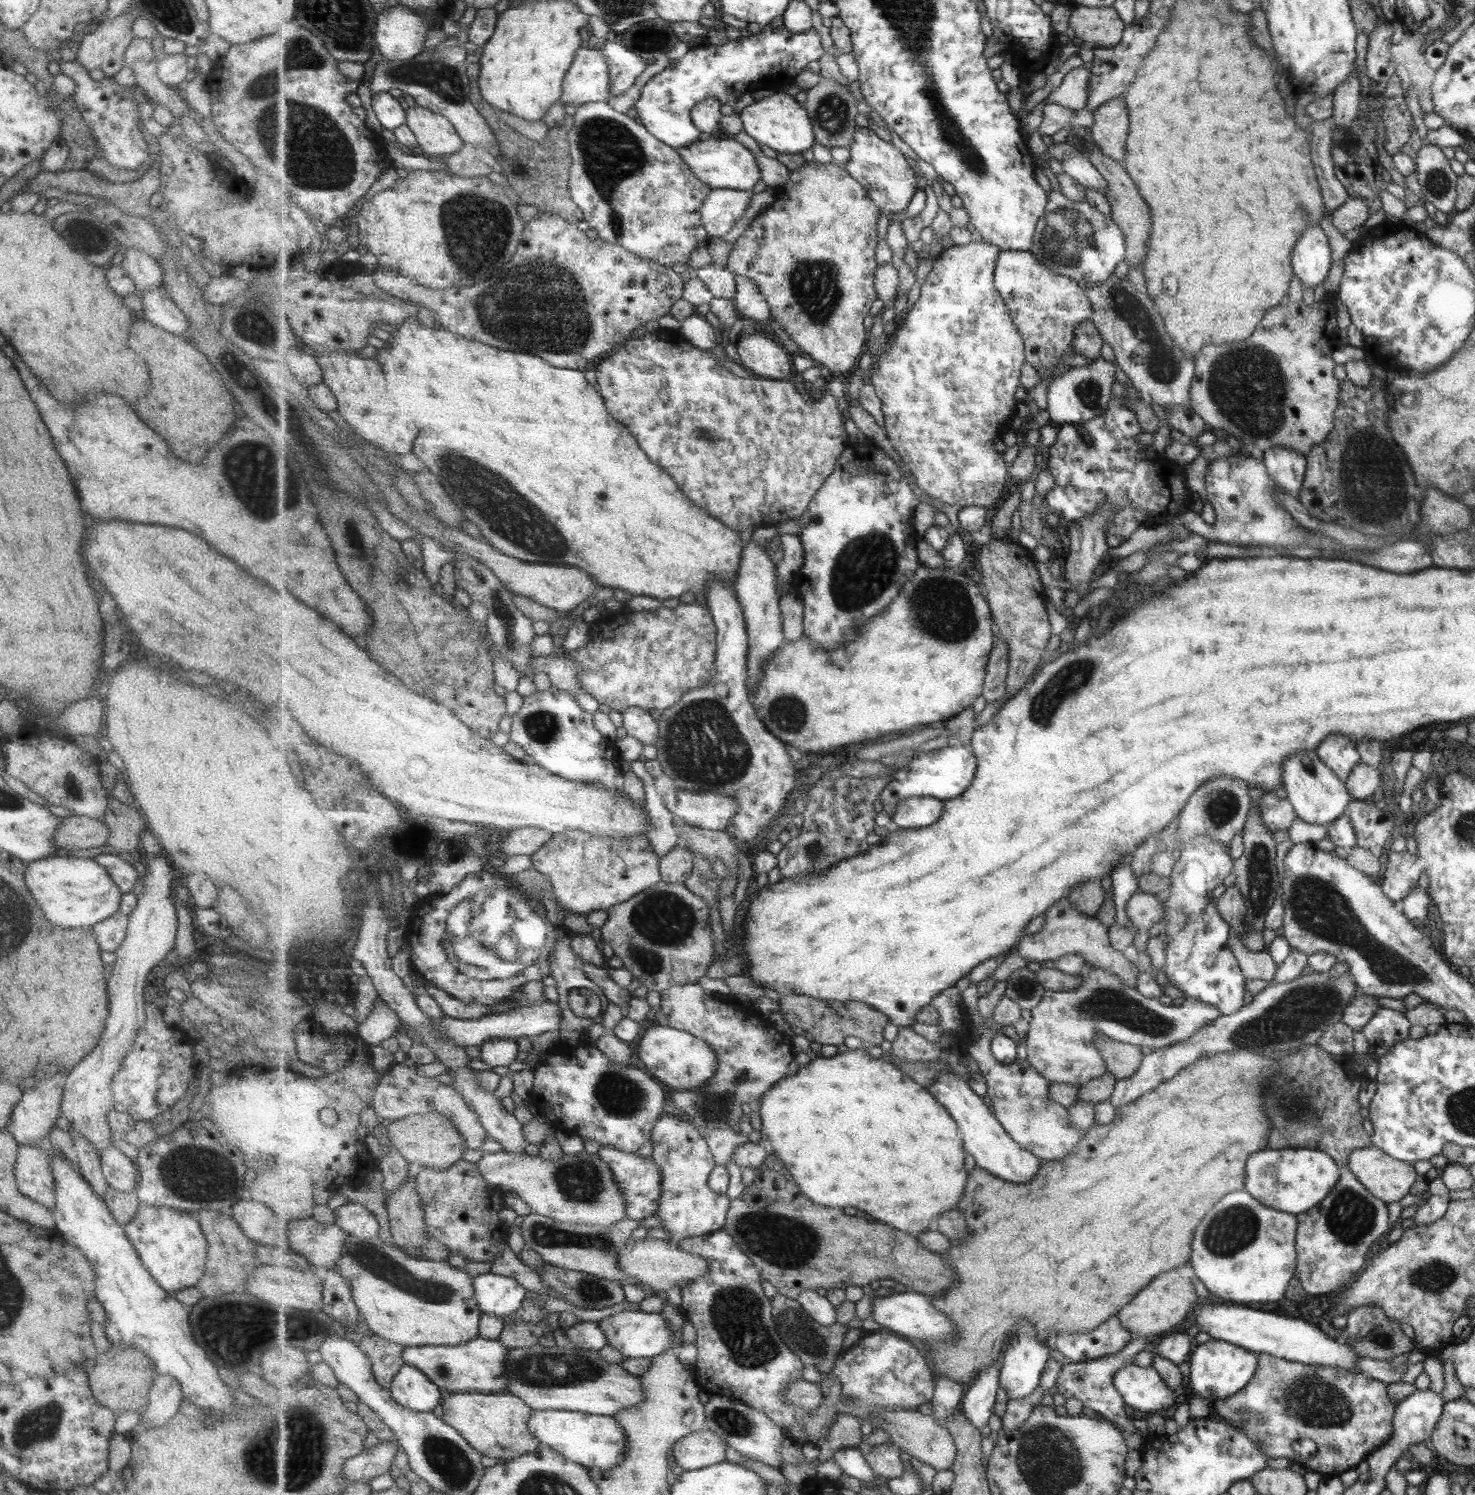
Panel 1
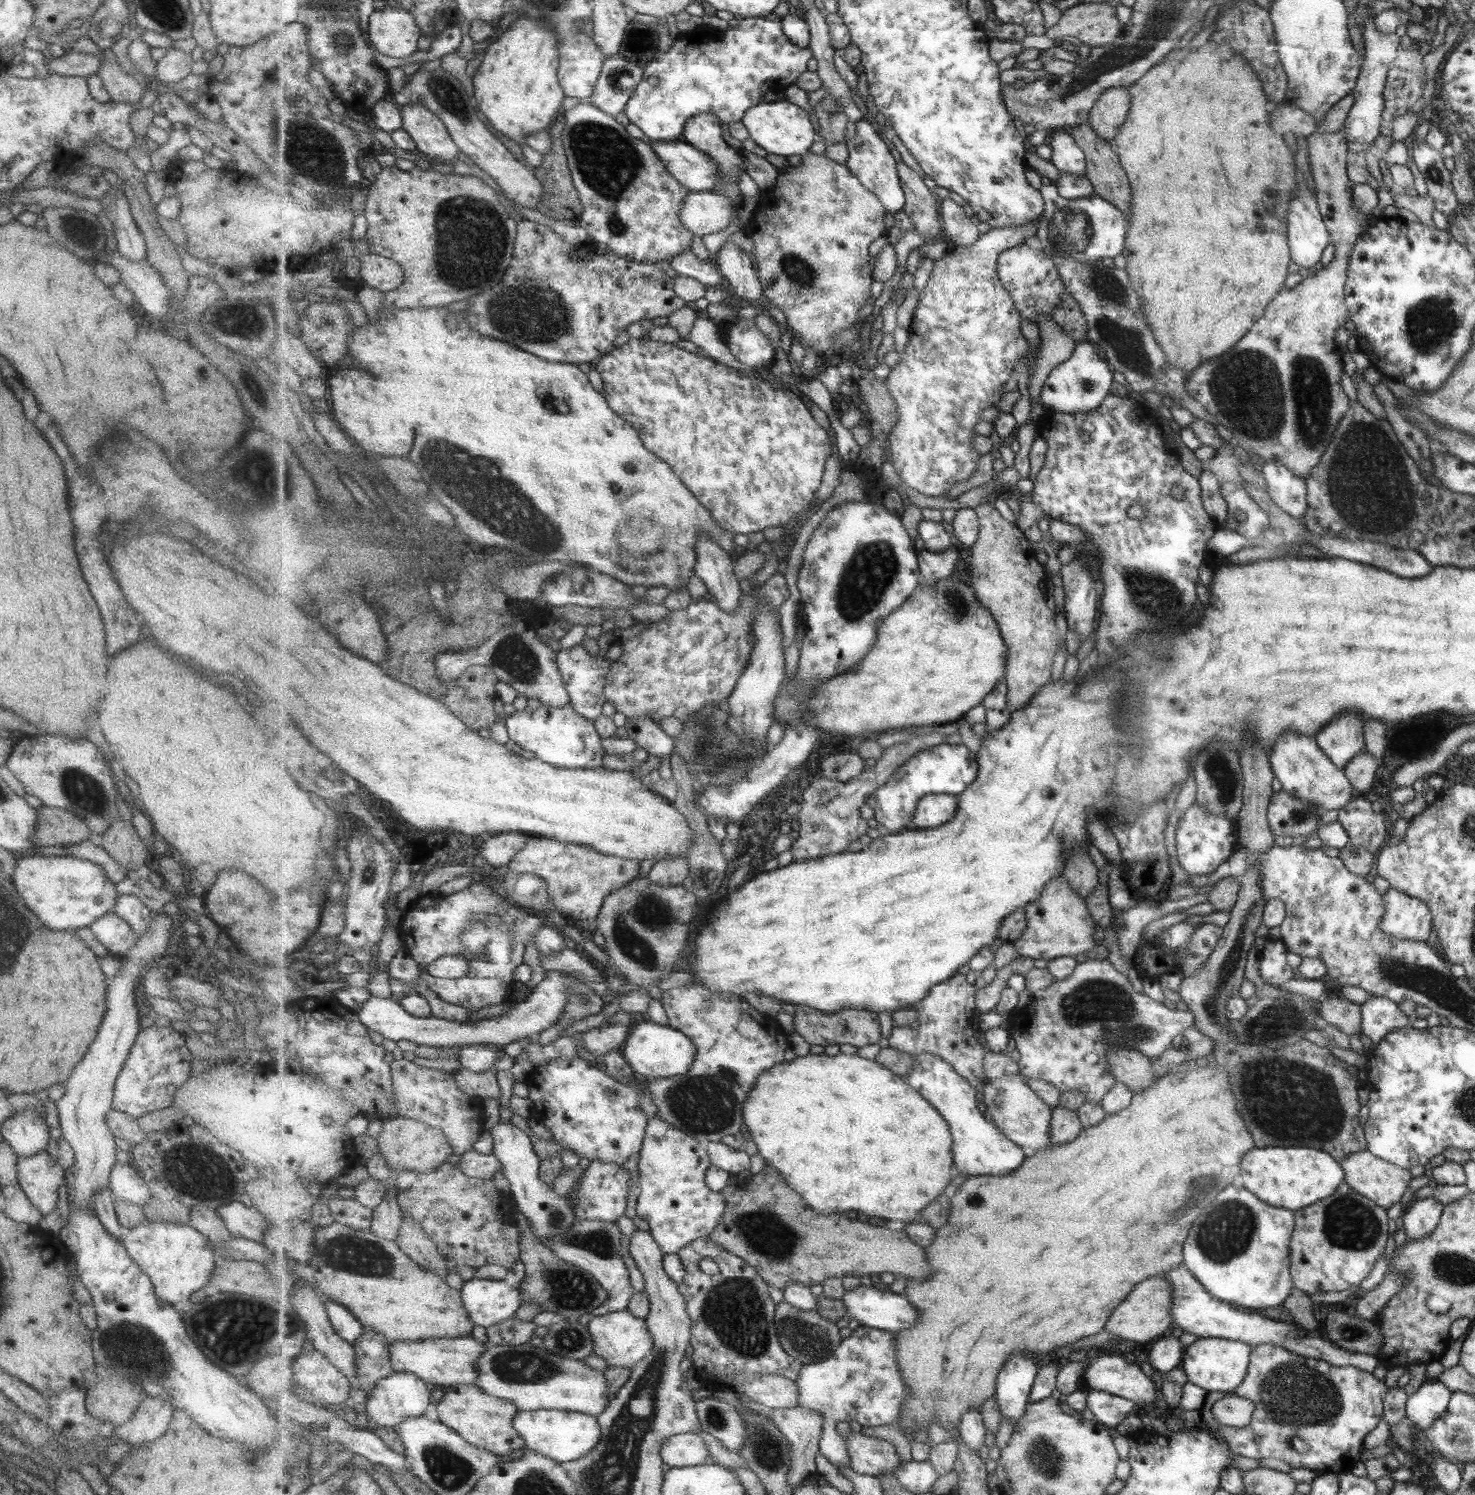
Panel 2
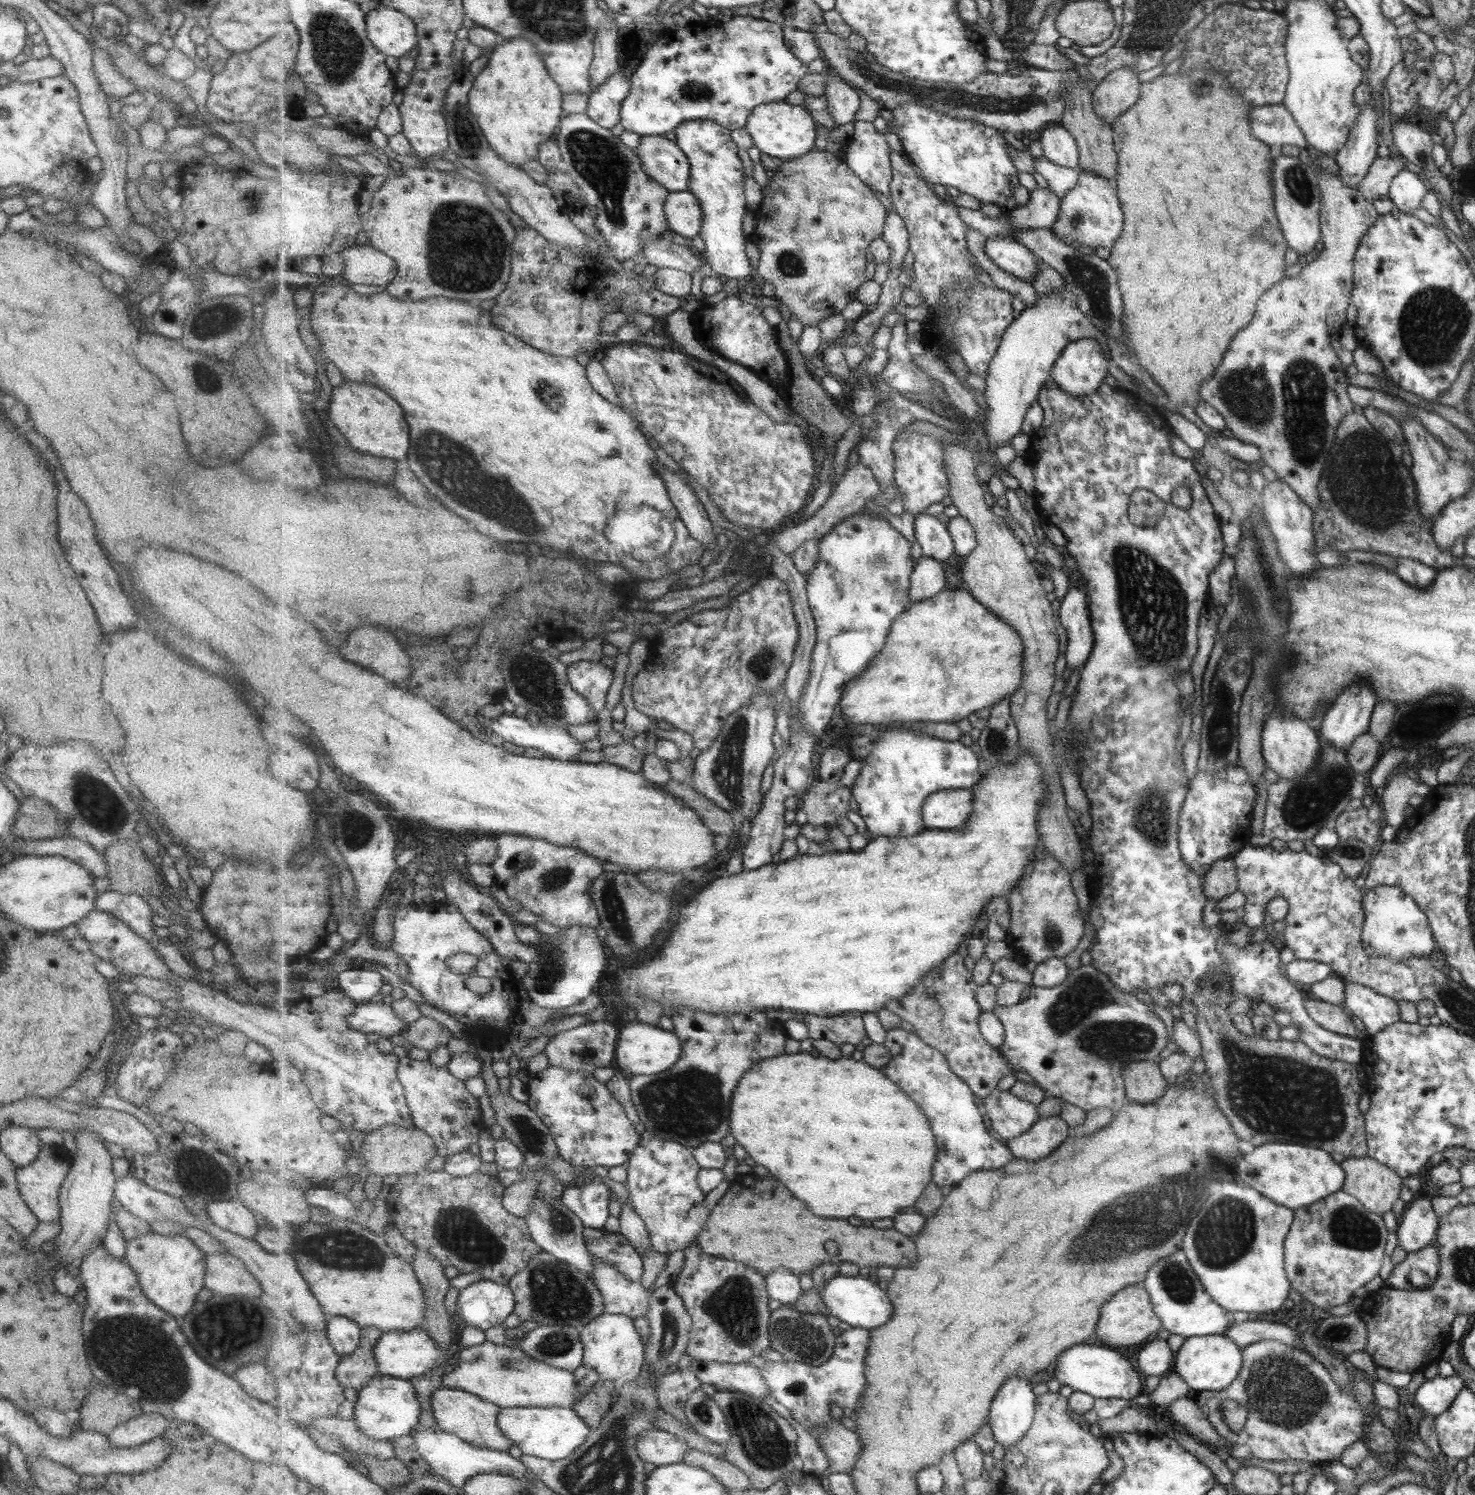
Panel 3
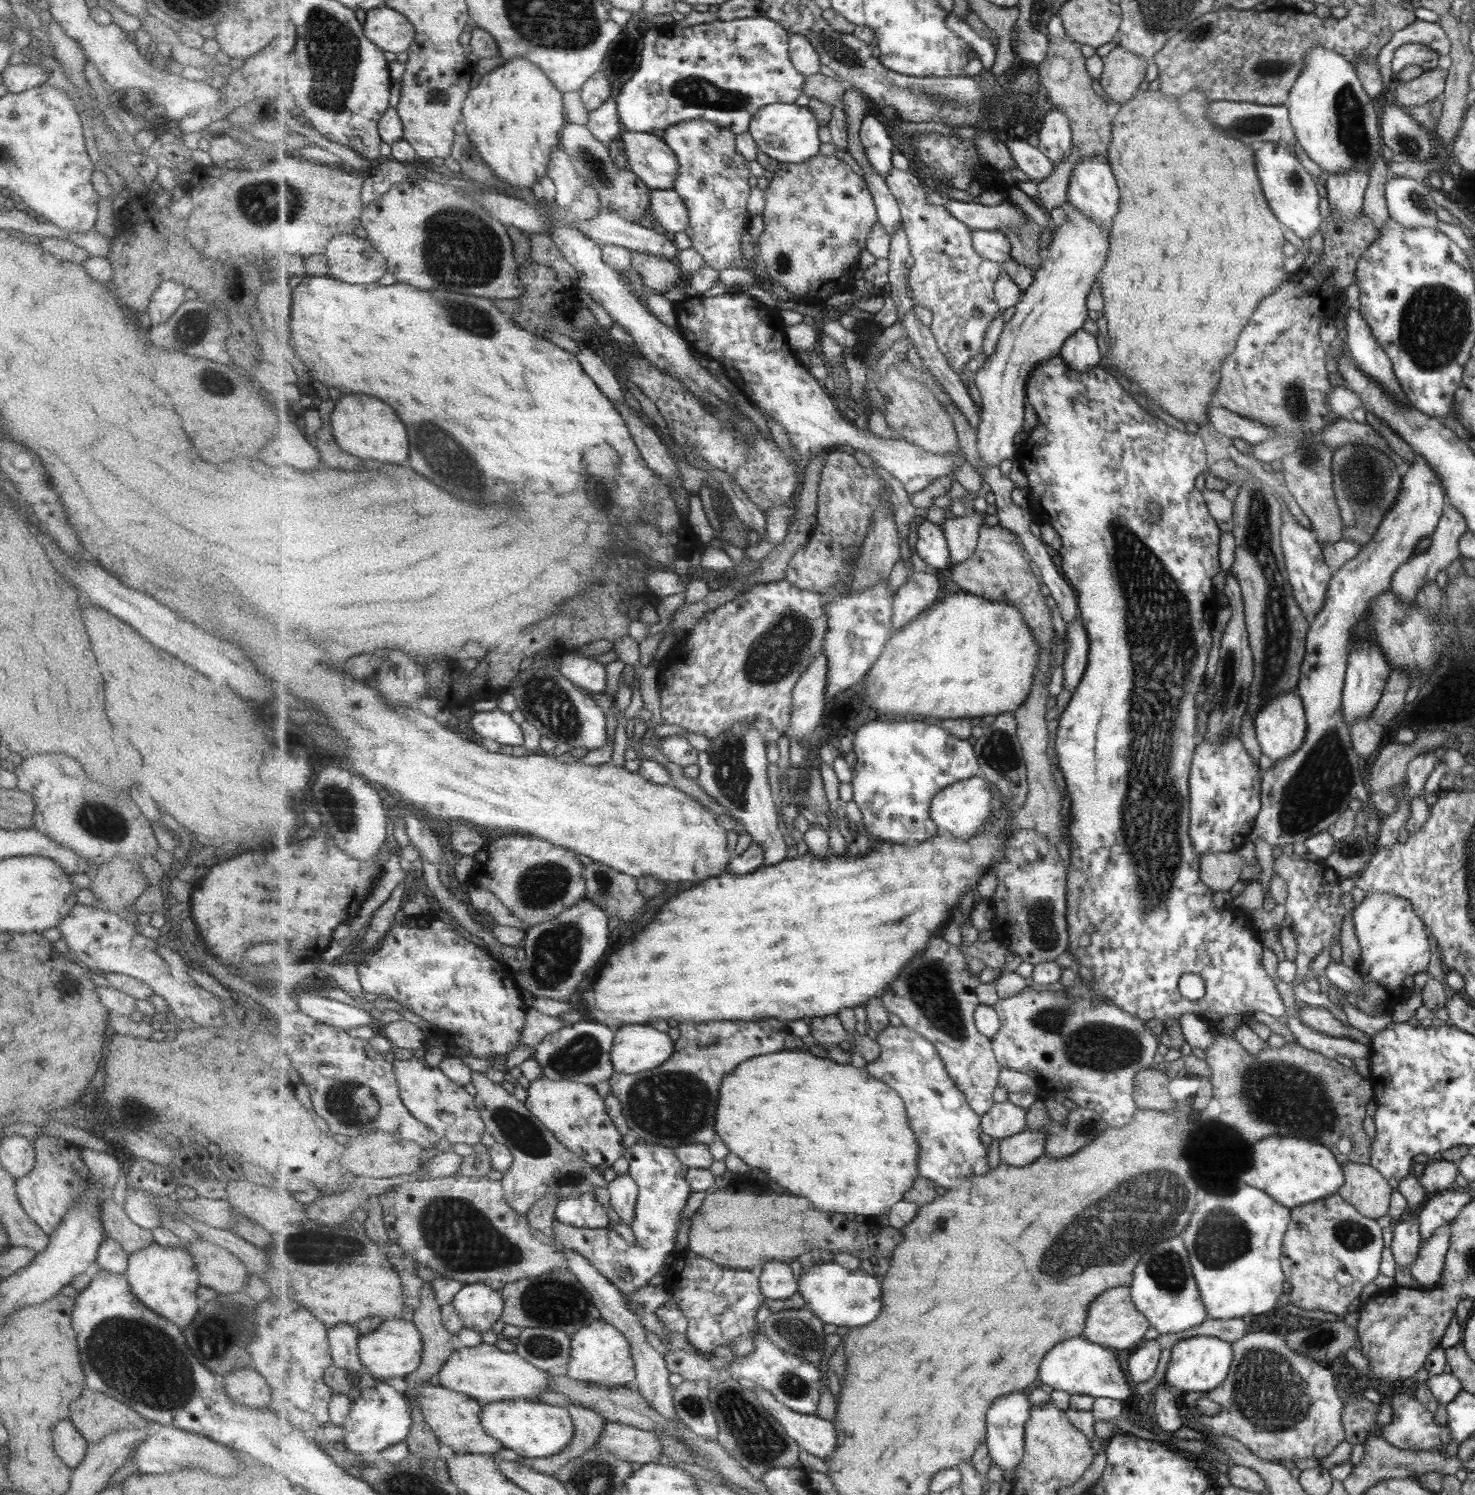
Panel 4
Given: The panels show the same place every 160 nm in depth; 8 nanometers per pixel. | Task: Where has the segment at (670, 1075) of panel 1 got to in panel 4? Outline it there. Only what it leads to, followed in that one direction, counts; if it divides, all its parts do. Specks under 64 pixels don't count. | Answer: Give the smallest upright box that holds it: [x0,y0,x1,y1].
[611,1025,676,1074]

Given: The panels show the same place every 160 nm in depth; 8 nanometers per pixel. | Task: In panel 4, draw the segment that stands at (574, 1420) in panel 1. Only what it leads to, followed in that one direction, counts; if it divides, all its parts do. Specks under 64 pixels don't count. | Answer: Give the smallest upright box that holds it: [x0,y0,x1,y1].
[480,1400,576,1458]

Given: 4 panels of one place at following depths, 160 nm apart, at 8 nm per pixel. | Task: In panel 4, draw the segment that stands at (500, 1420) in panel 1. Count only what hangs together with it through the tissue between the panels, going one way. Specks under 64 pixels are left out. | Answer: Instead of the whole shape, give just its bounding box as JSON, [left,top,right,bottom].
[416,1383,505,1456]

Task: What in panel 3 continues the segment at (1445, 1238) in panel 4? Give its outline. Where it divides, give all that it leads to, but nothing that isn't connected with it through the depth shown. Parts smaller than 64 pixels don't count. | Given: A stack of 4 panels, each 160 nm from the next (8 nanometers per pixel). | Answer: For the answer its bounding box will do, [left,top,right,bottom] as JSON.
[1383,1241,1440,1292]

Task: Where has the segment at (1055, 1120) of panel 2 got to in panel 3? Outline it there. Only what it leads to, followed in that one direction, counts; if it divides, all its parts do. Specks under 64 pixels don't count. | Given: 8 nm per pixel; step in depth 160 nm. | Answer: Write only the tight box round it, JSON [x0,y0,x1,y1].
[1007,1115,1071,1161]

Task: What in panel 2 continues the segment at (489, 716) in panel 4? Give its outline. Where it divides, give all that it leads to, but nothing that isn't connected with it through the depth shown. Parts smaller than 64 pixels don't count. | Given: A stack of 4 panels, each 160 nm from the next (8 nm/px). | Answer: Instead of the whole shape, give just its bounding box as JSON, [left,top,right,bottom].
[504,704,605,768]

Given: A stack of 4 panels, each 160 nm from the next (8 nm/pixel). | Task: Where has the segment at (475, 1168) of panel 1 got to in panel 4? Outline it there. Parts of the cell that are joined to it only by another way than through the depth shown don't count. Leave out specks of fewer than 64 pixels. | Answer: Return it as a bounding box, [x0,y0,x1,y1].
[379,1176,567,1291]

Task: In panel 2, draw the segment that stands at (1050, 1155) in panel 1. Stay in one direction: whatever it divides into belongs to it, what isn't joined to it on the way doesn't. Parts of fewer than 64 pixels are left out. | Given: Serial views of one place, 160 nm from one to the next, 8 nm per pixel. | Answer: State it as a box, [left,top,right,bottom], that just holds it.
[983,1073,1052,1152]

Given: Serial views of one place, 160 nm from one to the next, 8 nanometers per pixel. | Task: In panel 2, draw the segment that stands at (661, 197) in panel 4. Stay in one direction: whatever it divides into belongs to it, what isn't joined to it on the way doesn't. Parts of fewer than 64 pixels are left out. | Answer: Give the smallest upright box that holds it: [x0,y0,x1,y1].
[681,191,736,237]

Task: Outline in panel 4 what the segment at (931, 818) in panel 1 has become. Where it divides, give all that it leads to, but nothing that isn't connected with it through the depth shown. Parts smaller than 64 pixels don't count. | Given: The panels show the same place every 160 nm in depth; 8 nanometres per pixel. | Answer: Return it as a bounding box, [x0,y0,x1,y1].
[931,775,996,840]

